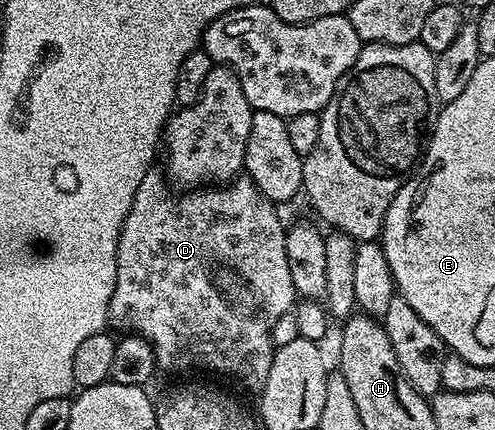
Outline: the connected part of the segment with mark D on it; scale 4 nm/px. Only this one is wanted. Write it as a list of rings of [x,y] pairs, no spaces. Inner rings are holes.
[[[149,170],[146,178],[138,186],[138,194],[134,194],[134,202],[124,219],[124,225],[118,238],[118,254],[116,255],[116,285],[114,294],[108,303],[108,319],[111,327],[121,328],[124,334],[135,334],[144,337],[152,345],[152,353],[156,356],[156,368],[165,368],[168,372],[213,372],[216,376],[225,376],[228,380],[237,380],[252,394],[259,394],[266,386],[266,378],[270,375],[274,345],[272,327],[282,314],[293,311],[298,297],[294,290],[294,282],[290,282],[290,262],[286,262],[286,224],[280,221],[277,205],[265,198],[249,180],[241,174],[223,186],[201,186],[195,190],[185,191],[184,196],[172,196],[173,189],[163,171]]]

